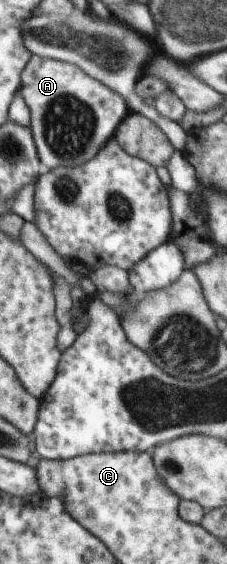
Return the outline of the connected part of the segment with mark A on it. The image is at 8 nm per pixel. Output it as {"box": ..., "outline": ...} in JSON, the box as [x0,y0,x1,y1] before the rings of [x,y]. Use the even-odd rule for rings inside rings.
{"box":[18,54,130,170],"outline":[[[32,54],[23,69],[23,82],[18,94],[30,113],[30,129],[43,170],[71,168],[95,157],[99,149],[113,137],[118,125],[130,112],[124,98],[97,79],[85,74],[75,64]]]}

